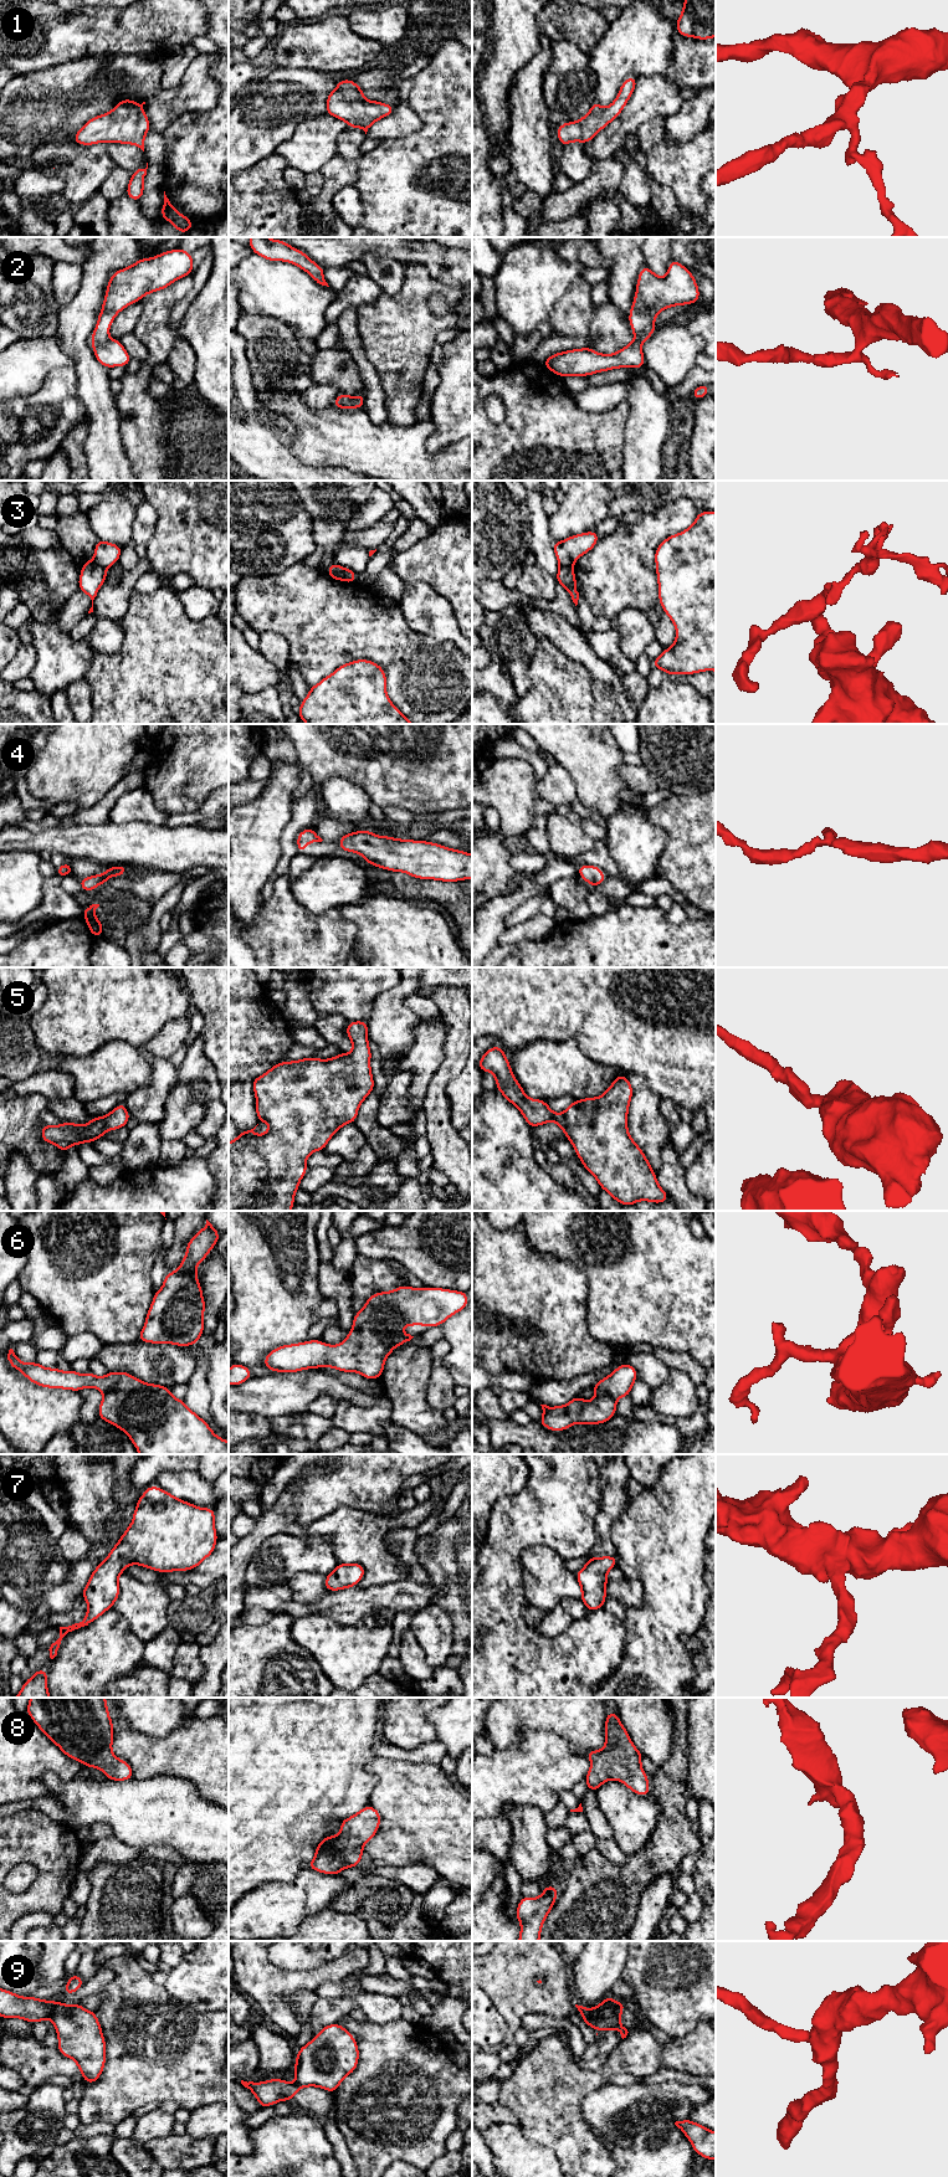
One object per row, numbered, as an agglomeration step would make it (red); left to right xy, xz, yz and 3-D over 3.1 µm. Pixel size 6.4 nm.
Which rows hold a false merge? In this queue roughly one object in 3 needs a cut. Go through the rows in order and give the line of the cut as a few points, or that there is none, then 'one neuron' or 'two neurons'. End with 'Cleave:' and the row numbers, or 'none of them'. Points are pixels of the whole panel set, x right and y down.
1: no cut; one neuron
2: no cut; one neuron
3: cut in yz along (559, 564), (572, 568); two neurons
4: no cut; one neuron
5: no cut; one neuron
6: no cut; one neuron
7: no cut; one neuron
8: no cut; one neuron
9: cut in xy along (55, 2002), (51, 2018); two neurons
Cleave: 3, 9

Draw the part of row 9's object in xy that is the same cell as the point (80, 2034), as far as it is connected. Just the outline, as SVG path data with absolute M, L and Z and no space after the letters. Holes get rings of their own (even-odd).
M55 2001L52 2024L57 2032L57 2050L73 2059L87 2084L97 2081L106 2065L106 2040L96 2012L84 2009L81 2003L66 2006Z

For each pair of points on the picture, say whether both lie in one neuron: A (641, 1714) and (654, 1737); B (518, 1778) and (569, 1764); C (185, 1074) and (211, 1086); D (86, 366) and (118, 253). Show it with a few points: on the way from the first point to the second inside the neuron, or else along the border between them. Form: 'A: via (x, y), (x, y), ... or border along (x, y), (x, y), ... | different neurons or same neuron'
A: via (647, 1720), (651, 1731) | same neuron
B: via (531, 1772), (541, 1767), (557, 1767) | same neuron
C: via (193, 1074), (203, 1074), (206, 1078) | same neuron
D: via (82, 338), (82, 311), (87, 304), (95, 282) | same neuron

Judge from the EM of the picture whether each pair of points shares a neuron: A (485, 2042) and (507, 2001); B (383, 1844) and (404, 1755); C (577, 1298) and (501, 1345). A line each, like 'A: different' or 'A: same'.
A: different
B: different
C: same

